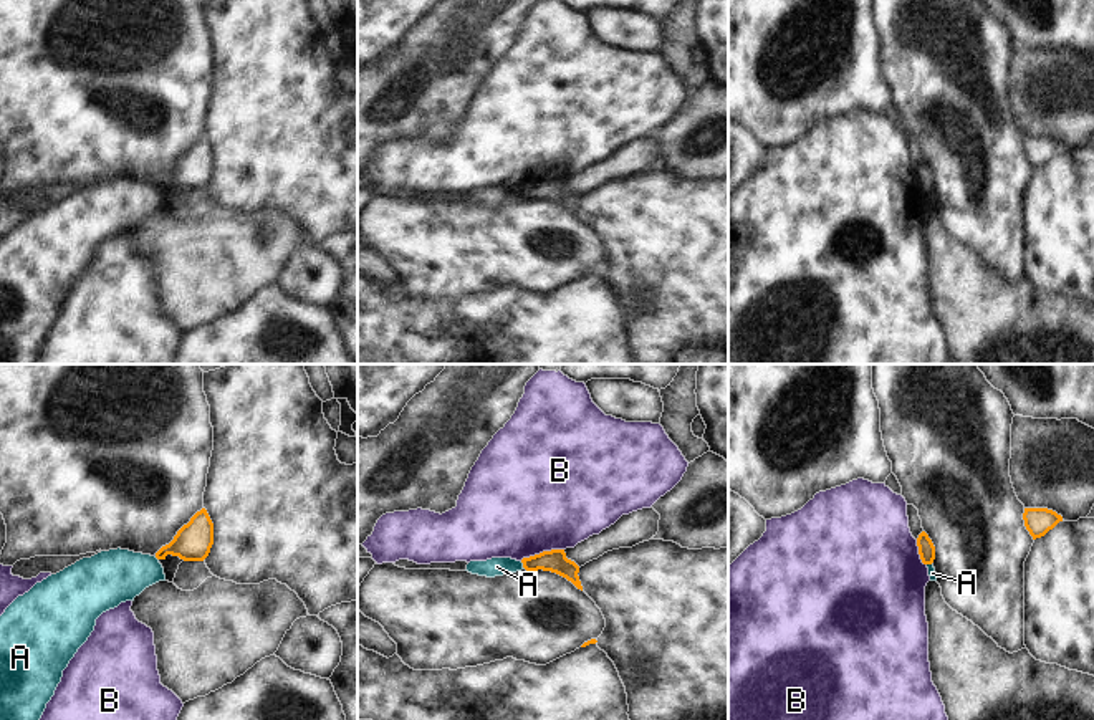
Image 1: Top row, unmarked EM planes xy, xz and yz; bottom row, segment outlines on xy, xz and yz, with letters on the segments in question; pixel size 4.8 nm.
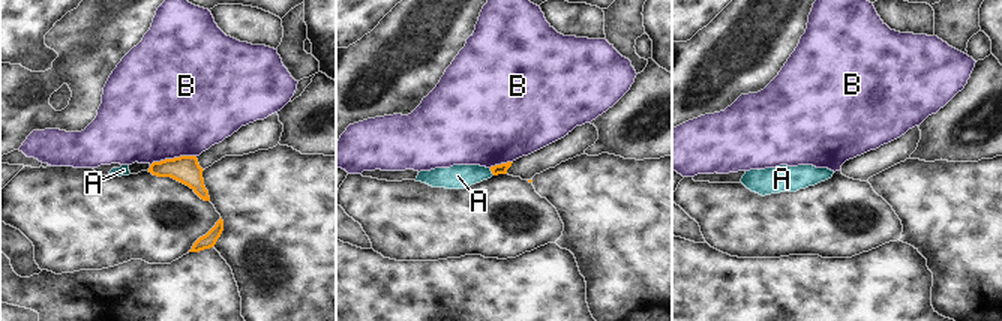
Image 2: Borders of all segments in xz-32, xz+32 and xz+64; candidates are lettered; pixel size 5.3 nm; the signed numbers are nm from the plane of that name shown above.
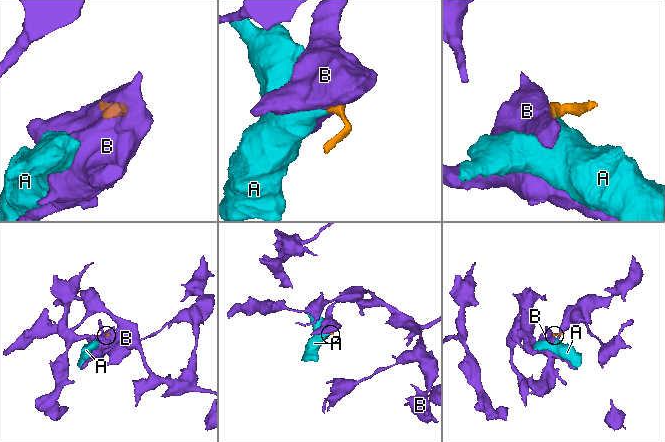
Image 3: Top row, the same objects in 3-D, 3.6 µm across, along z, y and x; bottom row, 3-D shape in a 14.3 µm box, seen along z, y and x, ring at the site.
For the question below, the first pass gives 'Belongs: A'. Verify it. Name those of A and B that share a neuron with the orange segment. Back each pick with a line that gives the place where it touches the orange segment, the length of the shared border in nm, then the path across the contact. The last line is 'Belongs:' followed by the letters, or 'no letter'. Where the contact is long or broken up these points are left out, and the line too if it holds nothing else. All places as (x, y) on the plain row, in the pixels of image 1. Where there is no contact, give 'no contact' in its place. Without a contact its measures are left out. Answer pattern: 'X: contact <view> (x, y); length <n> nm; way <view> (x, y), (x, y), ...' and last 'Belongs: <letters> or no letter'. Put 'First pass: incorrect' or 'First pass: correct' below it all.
Belongs: no letter
First pass: incorrect

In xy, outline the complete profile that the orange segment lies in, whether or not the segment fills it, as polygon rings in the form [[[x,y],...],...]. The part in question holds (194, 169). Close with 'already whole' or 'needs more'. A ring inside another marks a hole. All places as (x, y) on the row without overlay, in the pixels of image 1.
[[[205,137],[197,141],[187,154],[184,154],[174,169],[162,175],[157,189],[166,189],[167,184],[179,185],[184,190],[204,190],[214,174],[214,152]]]; already whole

